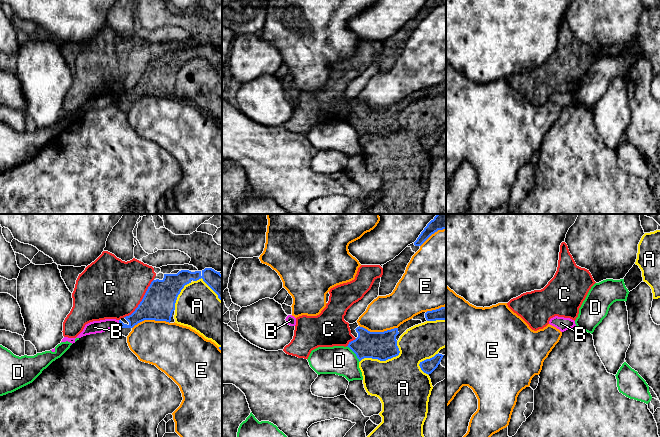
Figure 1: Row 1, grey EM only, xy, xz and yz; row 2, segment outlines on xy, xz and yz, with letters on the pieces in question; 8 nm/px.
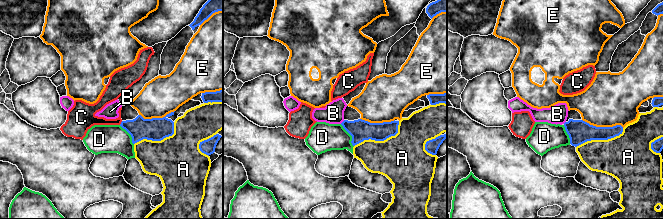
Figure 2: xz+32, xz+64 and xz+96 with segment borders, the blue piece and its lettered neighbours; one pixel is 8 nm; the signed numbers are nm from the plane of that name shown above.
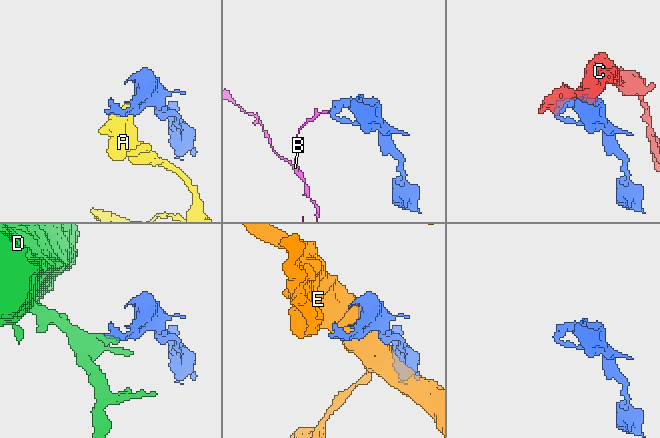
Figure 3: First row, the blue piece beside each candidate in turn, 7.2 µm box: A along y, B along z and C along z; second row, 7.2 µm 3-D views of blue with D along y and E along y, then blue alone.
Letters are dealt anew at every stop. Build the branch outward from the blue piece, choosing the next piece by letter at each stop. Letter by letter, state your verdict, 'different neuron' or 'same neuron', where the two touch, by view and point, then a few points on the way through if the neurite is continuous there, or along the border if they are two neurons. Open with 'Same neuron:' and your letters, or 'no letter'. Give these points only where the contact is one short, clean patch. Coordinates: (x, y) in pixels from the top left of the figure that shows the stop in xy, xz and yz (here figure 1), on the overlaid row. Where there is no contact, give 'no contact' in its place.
Same neuron: no letter
A: different neuron; contact xz (385, 360)
B: different neuron; contact xy (119, 322); border xy (118, 320), (119, 323)
C: different neuron; contact xy (142, 300)
D: different neuron; contact xz (354, 352)
E: different neuron; contact xz (378, 332)

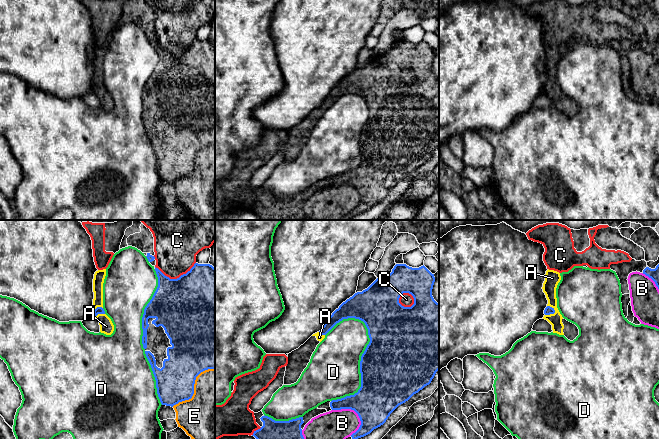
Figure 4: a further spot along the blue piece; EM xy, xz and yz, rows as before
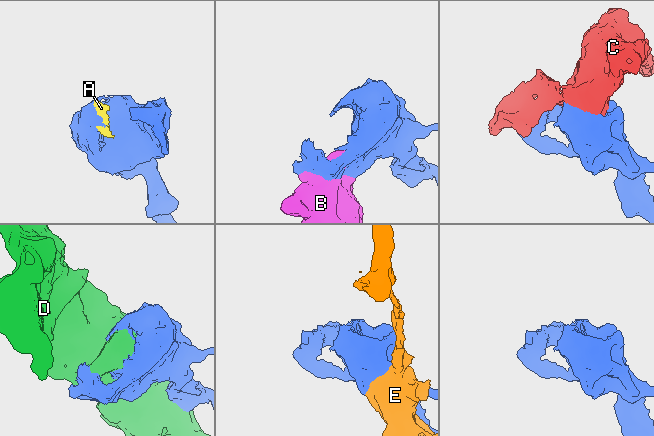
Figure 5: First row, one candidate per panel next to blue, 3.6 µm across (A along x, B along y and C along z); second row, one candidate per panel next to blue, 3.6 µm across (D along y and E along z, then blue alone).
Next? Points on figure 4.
Same neuron: A
A: same neuron; contact yz (551, 313)
B: different neuron; contact xz (352, 409)
C: different neuron; contact xy (175, 279)
D: different neuron; contact xz (360, 367)
E: different neuron; contact xy (193, 388)

